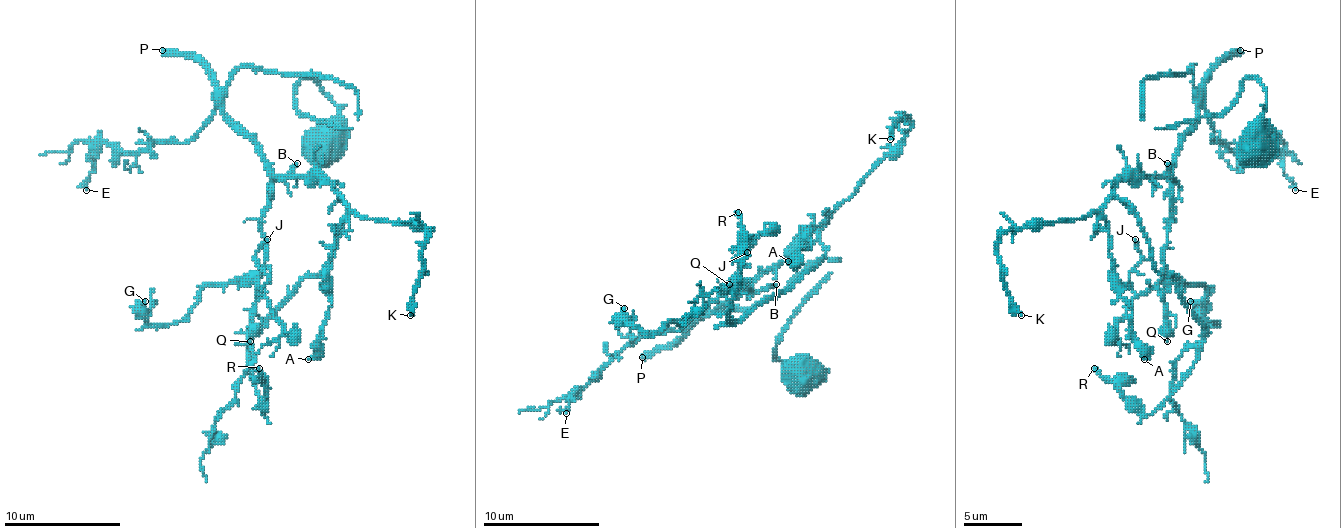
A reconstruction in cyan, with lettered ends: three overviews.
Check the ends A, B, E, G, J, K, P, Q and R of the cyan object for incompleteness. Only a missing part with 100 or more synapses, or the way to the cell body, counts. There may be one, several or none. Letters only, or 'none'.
P

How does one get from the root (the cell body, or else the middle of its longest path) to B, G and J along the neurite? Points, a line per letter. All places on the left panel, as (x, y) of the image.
B: (320, 140), (337, 105), (299, 82), (343, 128), (352, 87), (241, 67), (224, 114), (276, 178), (297, 163)
G: (320, 140), (337, 105), (299, 82), (343, 128), (352, 87), (241, 67), (264, 263), (171, 324), (145, 301)
J: (320, 140), (337, 105), (299, 82), (343, 128), (352, 87), (232, 76), (262, 295), (267, 239)

